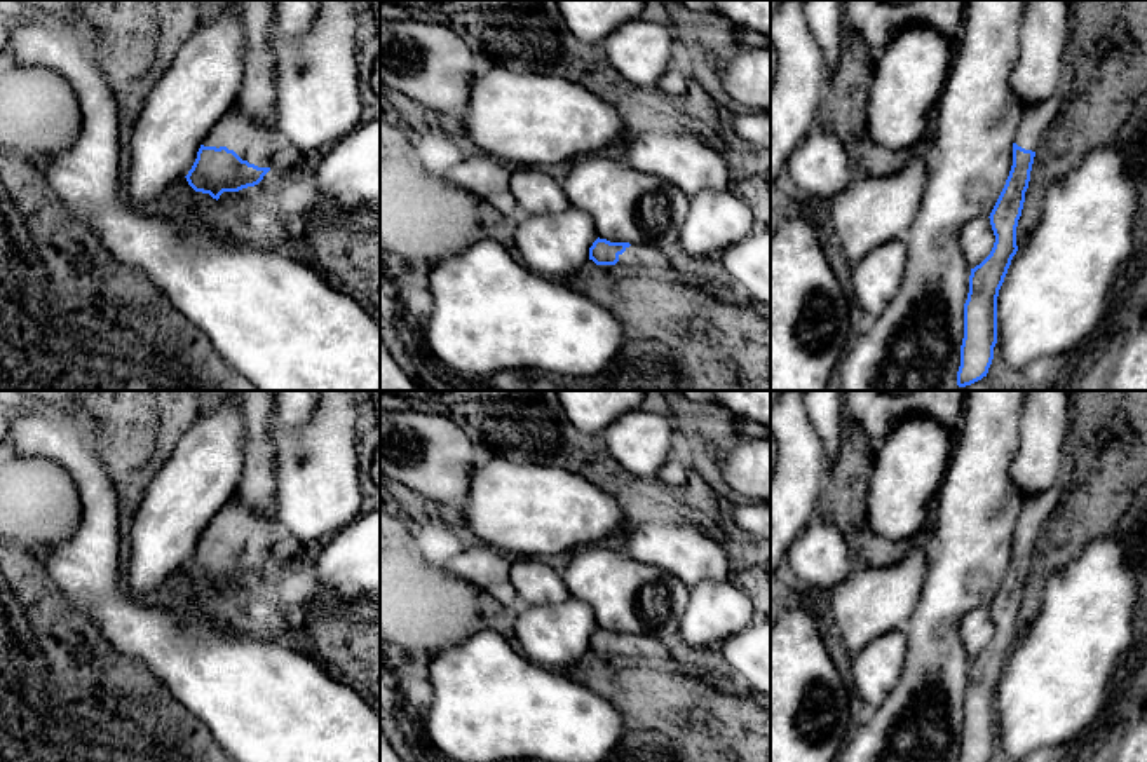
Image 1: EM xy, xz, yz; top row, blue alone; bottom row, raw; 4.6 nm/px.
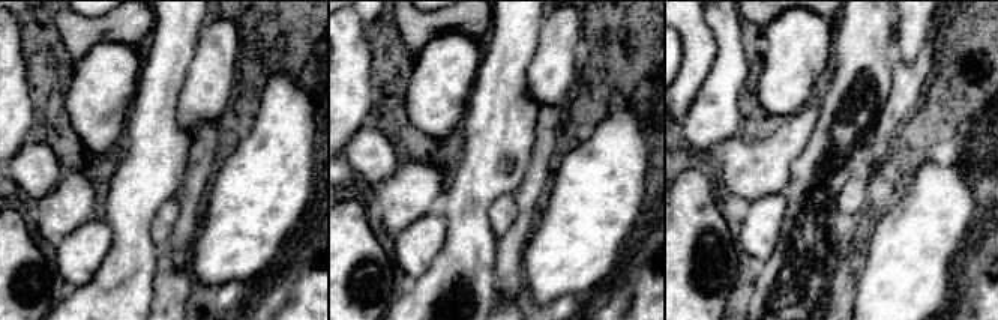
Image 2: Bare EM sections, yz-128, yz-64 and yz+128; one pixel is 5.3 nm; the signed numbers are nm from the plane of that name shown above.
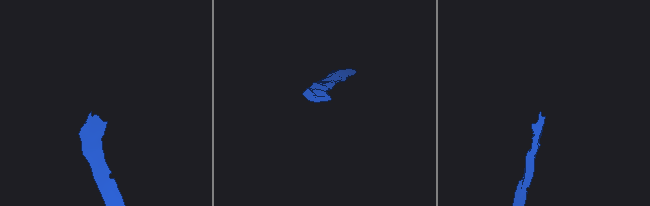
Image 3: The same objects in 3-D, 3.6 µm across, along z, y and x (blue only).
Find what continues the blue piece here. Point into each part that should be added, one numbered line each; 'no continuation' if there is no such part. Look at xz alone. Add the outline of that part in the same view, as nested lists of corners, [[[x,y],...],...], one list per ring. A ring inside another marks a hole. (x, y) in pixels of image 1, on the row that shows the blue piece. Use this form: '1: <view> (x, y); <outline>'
1: xz (645, 258); [[[631,244],[615,263],[621,269],[636,269],[643,274],[671,276],[671,265],[668,256],[655,246]]]

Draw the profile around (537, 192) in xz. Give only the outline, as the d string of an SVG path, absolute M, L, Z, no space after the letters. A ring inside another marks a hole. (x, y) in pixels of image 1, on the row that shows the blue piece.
M535 166L511 173L511 190L519 214L560 214L572 208L561 181Z

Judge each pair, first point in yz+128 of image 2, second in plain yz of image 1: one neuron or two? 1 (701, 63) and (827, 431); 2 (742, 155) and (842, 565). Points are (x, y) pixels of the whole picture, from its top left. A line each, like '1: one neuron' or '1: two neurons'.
1: two neurons
2: two neurons

